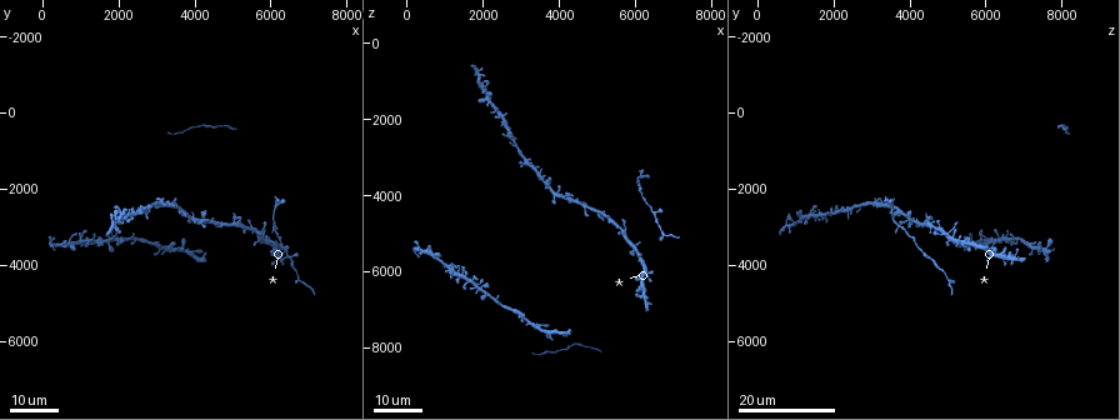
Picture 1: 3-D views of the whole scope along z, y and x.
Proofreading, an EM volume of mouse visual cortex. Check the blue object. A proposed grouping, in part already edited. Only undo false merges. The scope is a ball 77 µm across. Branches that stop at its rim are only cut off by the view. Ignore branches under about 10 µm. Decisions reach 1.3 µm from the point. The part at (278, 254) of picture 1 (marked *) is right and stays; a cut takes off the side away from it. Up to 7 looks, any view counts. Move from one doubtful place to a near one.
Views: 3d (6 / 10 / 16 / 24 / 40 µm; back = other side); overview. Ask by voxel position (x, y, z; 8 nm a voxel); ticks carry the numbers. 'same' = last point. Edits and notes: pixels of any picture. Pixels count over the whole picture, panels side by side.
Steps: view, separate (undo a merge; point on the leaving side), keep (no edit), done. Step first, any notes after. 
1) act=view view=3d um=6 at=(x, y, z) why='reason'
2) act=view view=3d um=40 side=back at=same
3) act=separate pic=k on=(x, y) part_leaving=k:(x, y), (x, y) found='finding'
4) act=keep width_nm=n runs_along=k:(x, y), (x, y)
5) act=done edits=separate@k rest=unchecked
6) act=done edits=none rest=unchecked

act=view view=3d um=16 at=(6100, 2850, 3600) why='small branch off a trunk'

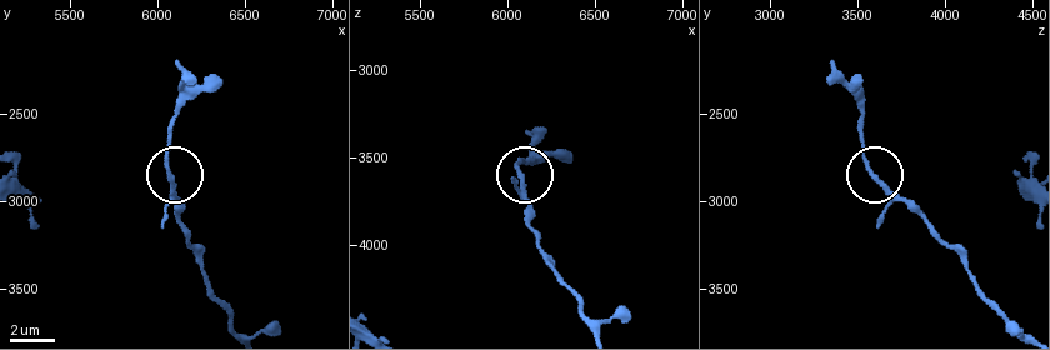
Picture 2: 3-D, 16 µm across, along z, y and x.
act=view view=3d um=10 at=(6080, 2900, 3660) why='closer look'

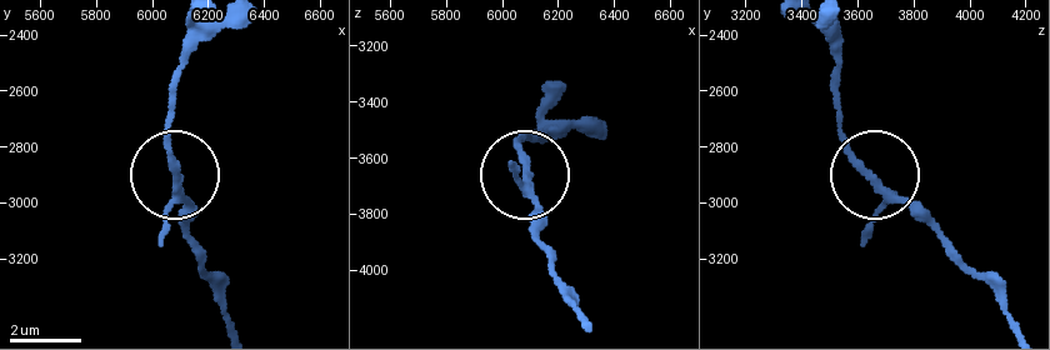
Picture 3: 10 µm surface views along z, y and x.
act=keep width_nm=190 found='continuous, no second neuron'

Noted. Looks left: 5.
act=view view=3d um=24 at=(6400, 3750, 4450) why='sudden change in width'

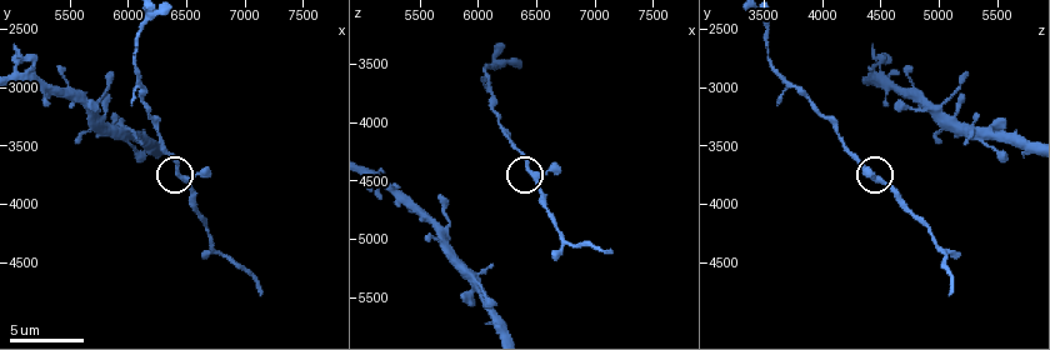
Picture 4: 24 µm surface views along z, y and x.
act=view view=3d um=10 at=(6460, 3760, 4420)

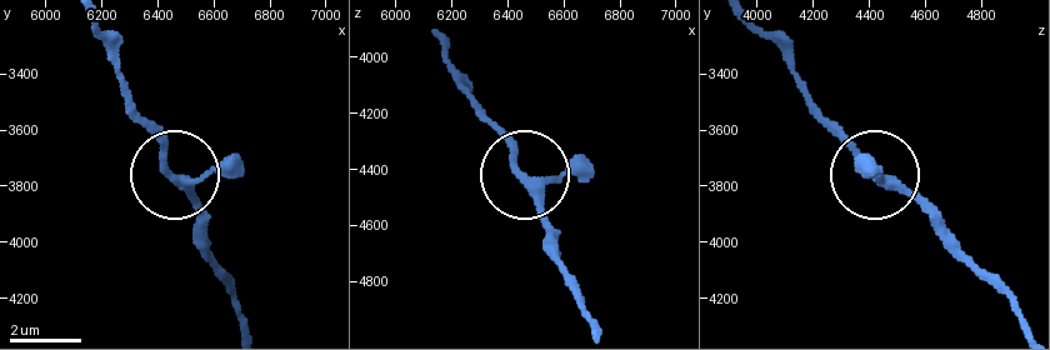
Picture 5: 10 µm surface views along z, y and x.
act=keep width_nm=220 found='continuous, no second neuron'

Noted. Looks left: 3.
act=view view=3d um=10 at=(5700, 3180, 4900) why='four-way junction'

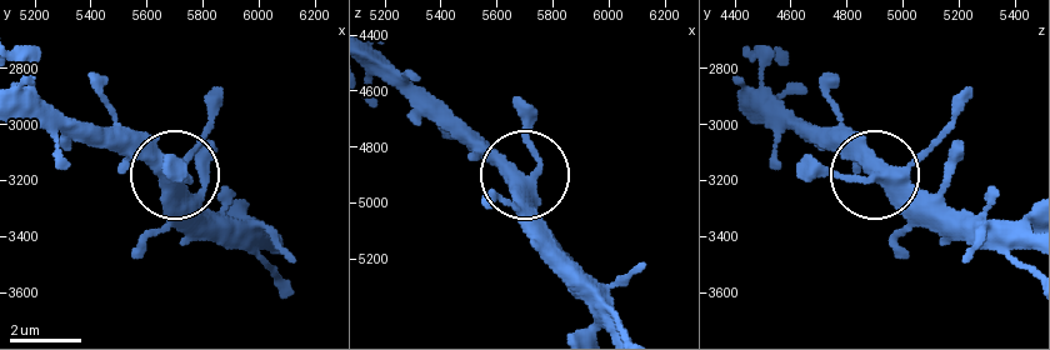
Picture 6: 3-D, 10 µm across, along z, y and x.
act=view view=3d um=6 at=(5710, 3180, 4920)

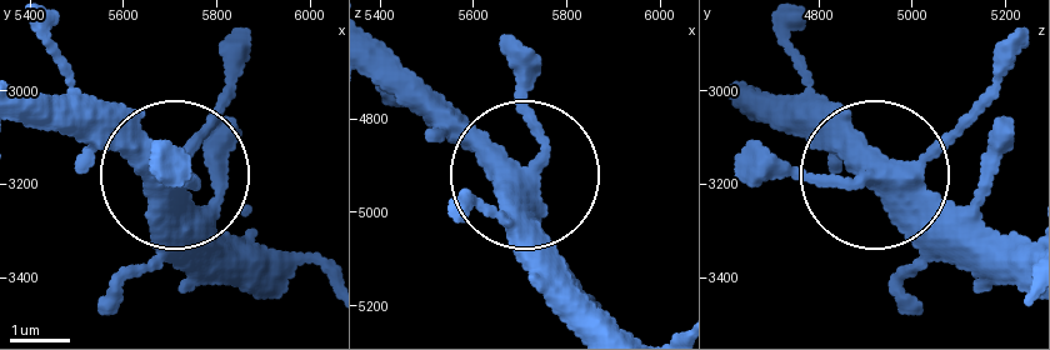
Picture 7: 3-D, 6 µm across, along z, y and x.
act=keep width_nm=380 runs_along=7:(1015, 249), (866, 175), (736, 175) found='one neuron here'

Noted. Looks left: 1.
act=done edits=none rest=unchecked

